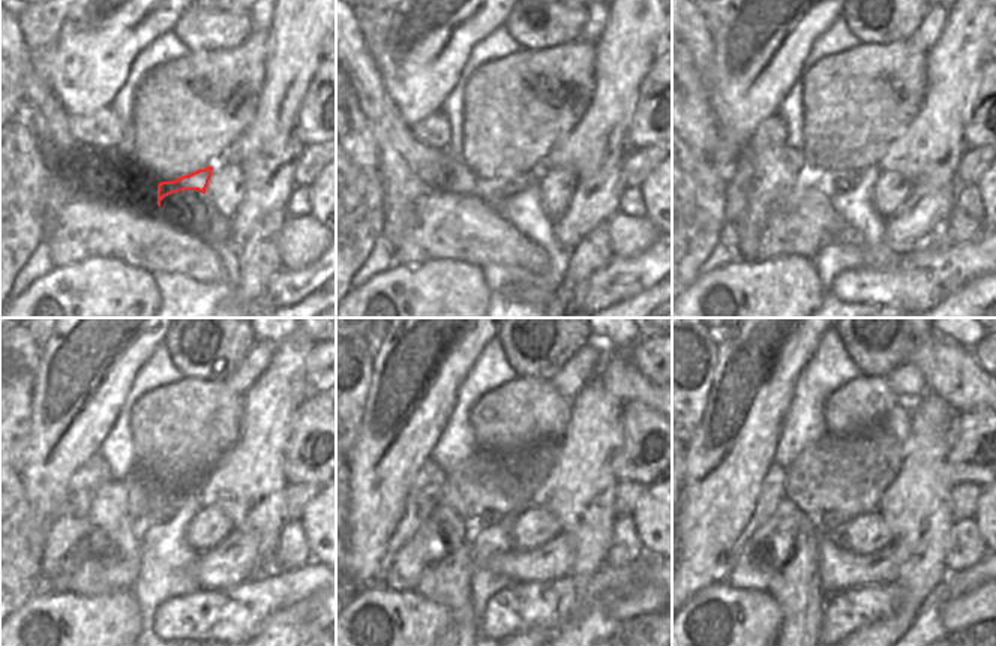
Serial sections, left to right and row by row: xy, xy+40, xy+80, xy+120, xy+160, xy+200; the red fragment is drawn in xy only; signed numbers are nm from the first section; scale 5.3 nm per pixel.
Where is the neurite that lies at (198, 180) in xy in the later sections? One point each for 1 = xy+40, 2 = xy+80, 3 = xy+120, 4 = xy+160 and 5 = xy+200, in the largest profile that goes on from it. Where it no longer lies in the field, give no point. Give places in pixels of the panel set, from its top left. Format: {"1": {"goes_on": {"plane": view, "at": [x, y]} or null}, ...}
{"1": {"goes_on": {"plane": "xy+40", "at": [501, 188]}}, "2": {"goes_on": {"plane": "xy+80", "at": [833, 182]}}, "3": {"goes_on": {"plane": "xy+120", "at": [155, 514]}}, "4": {"goes_on": {"plane": "xy+160", "at": [489, 517]}}, "5": {"goes_on": {"plane": "xy+200", "at": [830, 522]}}}

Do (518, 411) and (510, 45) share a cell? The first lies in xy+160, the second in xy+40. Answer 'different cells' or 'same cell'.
different cells

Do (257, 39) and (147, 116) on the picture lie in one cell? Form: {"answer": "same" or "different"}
{"answer": "same"}

